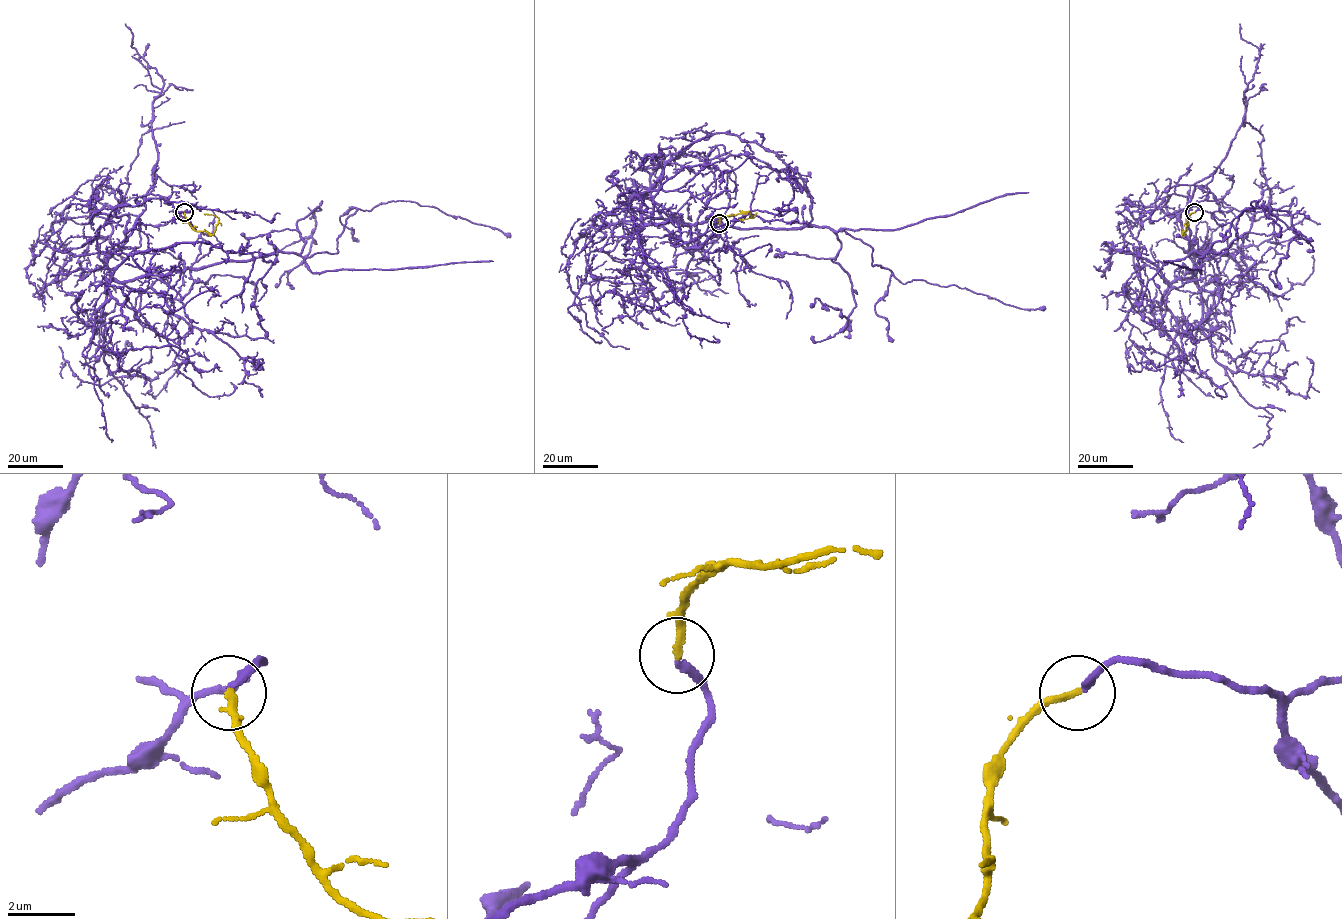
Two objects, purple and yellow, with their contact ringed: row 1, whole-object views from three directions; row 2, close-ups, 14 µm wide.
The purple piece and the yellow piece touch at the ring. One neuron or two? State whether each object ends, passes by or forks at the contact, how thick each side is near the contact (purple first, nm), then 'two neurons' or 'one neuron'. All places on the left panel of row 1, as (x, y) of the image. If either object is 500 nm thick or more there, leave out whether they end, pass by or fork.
purple ends | yellow ends | 200/200 nm | one neuron

